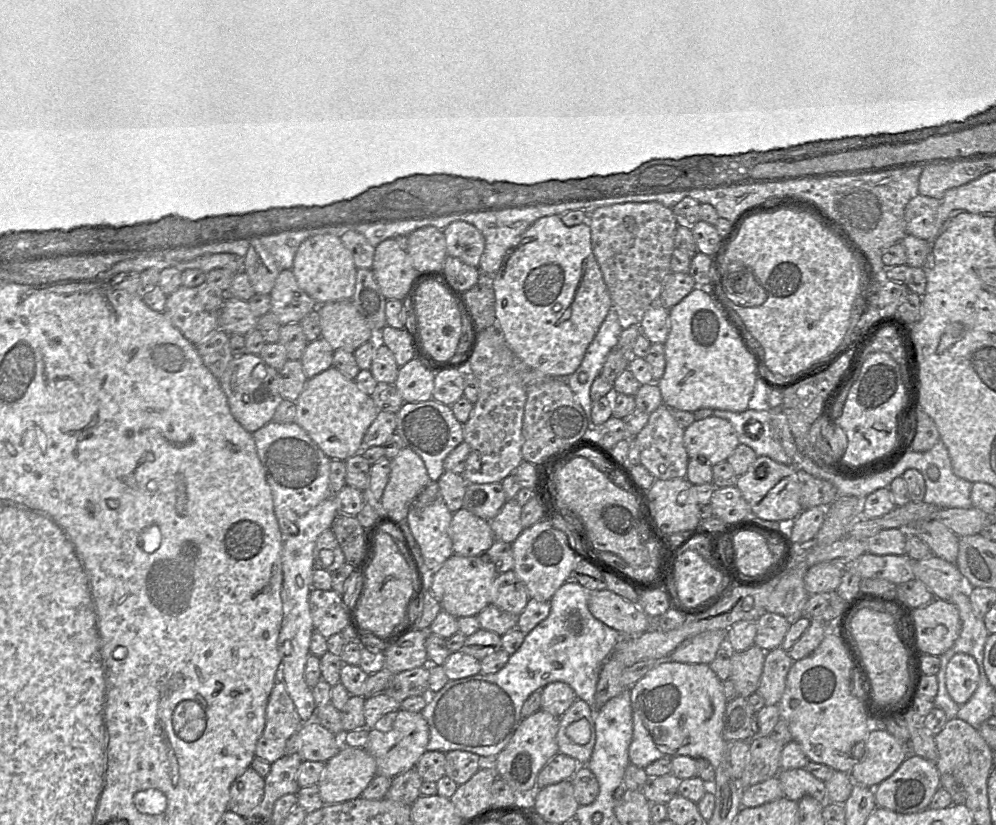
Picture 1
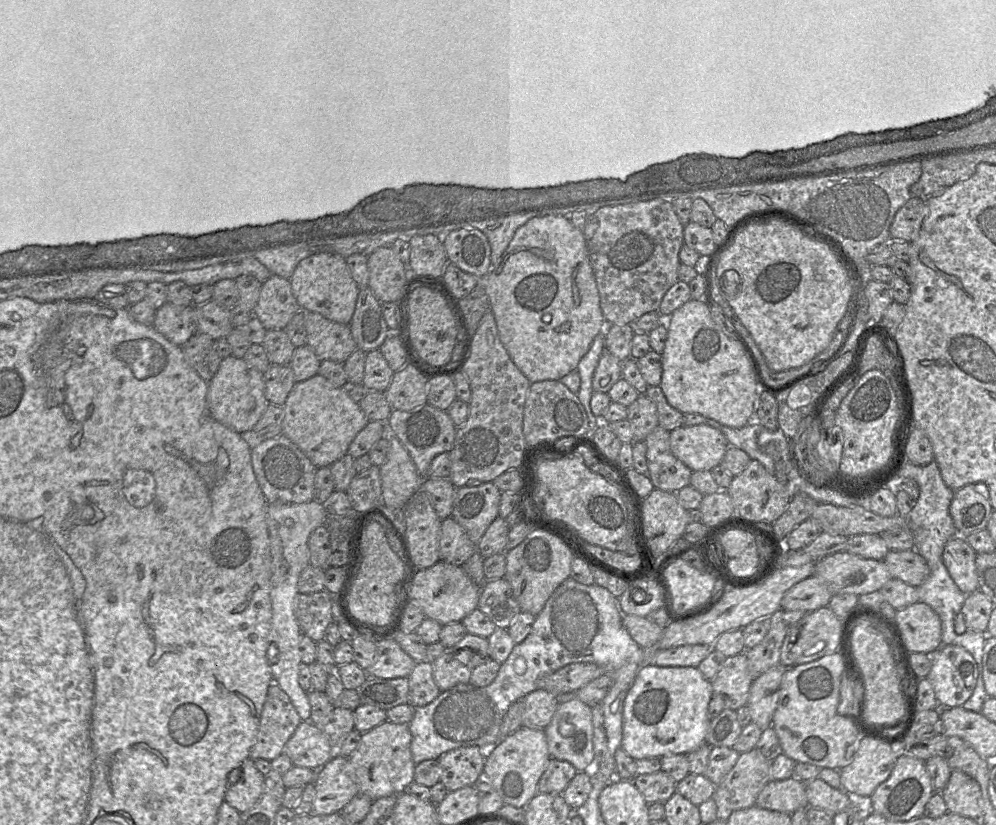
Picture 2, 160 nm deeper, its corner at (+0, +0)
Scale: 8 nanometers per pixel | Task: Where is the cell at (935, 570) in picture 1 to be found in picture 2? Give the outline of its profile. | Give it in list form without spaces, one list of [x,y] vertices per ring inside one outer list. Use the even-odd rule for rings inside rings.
[[[914,549],[905,551],[890,550],[883,561],[892,578],[918,587],[929,576],[929,567],[925,559]]]

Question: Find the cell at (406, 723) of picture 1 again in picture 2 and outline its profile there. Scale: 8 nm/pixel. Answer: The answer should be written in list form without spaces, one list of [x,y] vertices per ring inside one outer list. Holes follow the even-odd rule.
[[[385,721],[370,731],[362,733],[359,746],[348,756],[359,793],[367,795],[372,800],[377,800],[406,792],[414,783],[416,766],[411,753],[411,742],[409,724]]]

